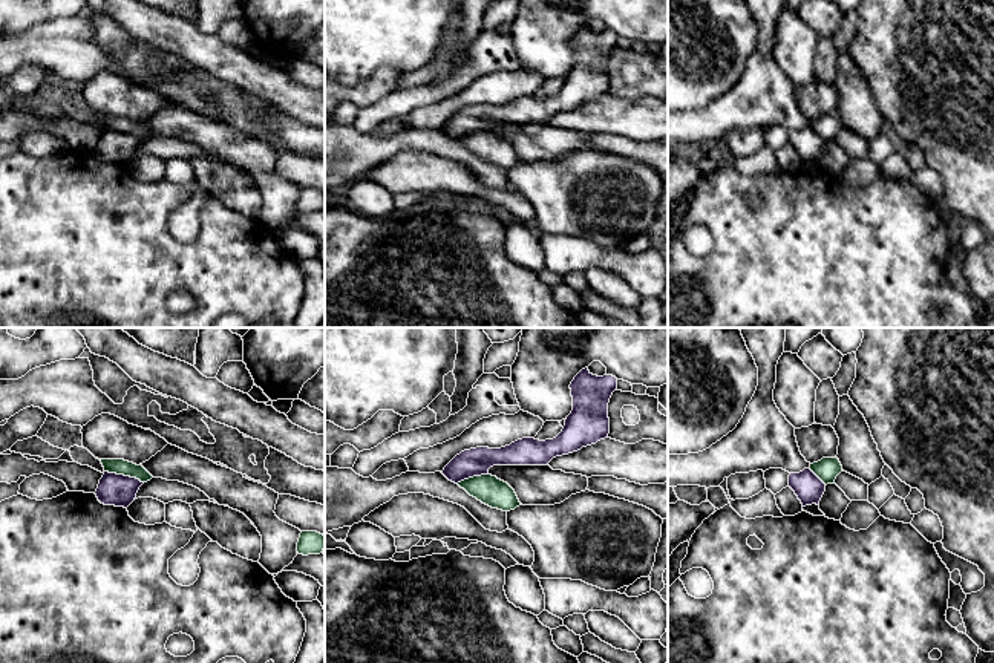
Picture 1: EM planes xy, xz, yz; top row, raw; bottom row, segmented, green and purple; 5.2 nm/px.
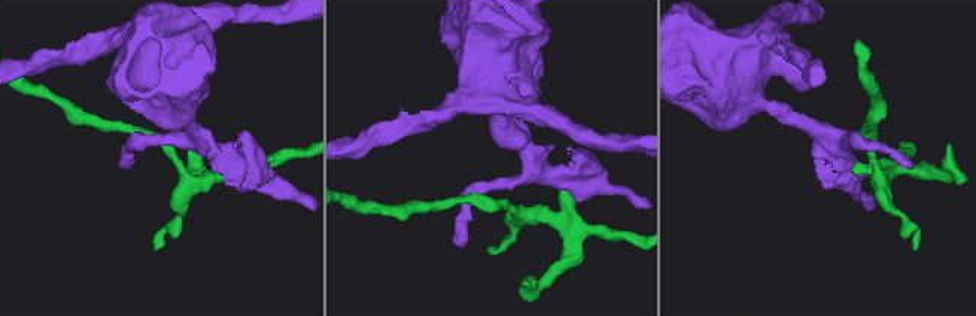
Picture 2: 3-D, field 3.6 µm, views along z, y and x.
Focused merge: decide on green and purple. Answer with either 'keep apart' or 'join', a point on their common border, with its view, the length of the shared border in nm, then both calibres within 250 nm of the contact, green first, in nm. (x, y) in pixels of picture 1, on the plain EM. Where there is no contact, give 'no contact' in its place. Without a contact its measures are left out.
keep apart; contact xy (124, 132); length 220 nm; calibres 80 and 170 nm

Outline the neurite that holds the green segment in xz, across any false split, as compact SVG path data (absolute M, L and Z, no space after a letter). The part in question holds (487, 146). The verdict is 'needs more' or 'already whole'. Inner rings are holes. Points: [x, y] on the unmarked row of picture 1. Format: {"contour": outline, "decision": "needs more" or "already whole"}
{"contour": "M492 132L473 133L458 139L458 142L492 165L510 168L521 162L515 147Z", "decision": "already whole"}

